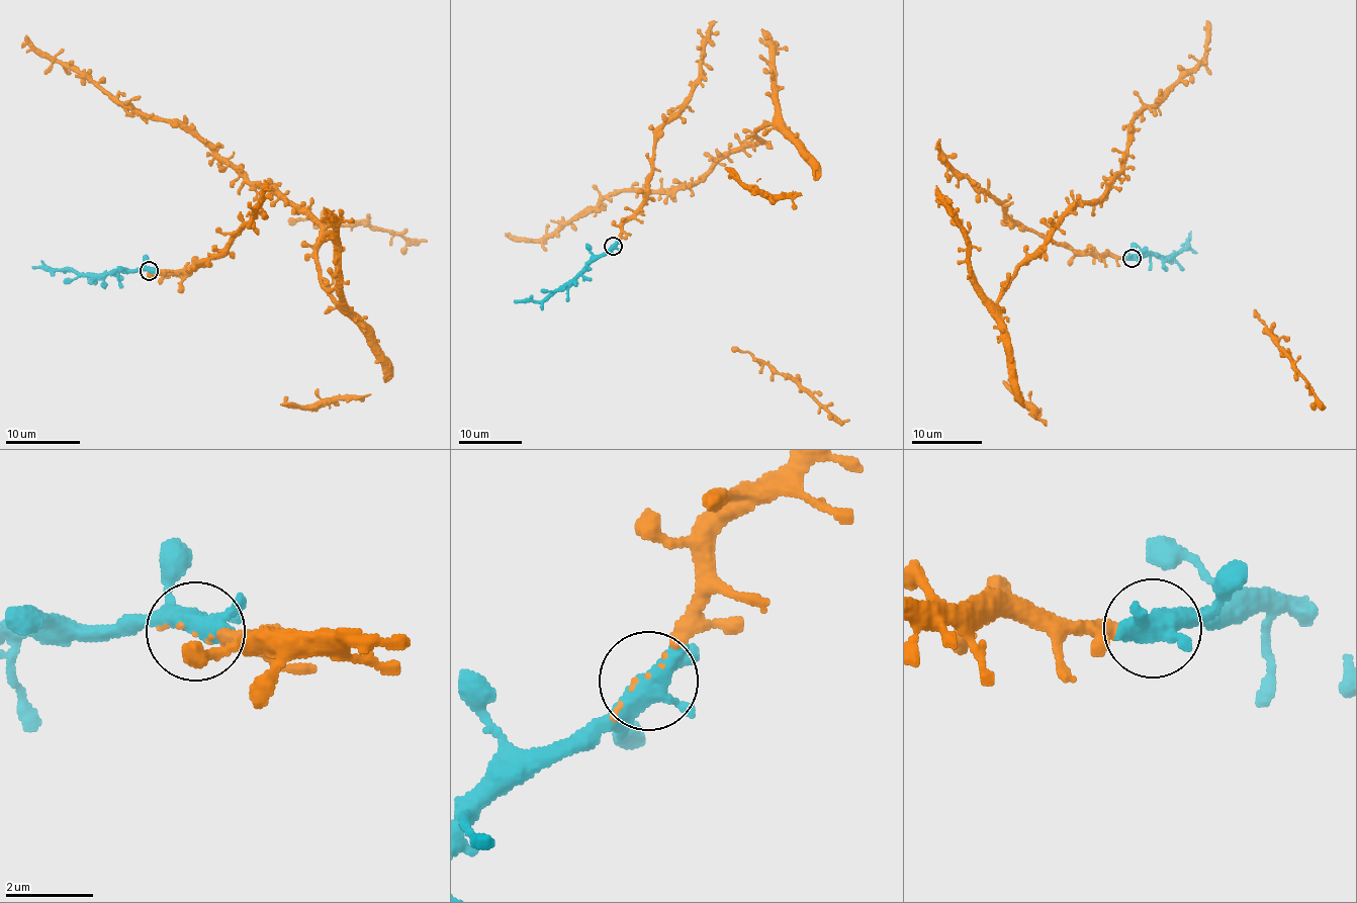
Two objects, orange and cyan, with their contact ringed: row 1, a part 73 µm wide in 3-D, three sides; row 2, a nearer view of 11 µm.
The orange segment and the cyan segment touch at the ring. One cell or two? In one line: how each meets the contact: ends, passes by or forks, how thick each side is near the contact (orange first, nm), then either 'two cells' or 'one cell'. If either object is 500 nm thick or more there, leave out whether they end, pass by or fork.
orange passes by | cyan passes by | 50/480 nm | one cell

